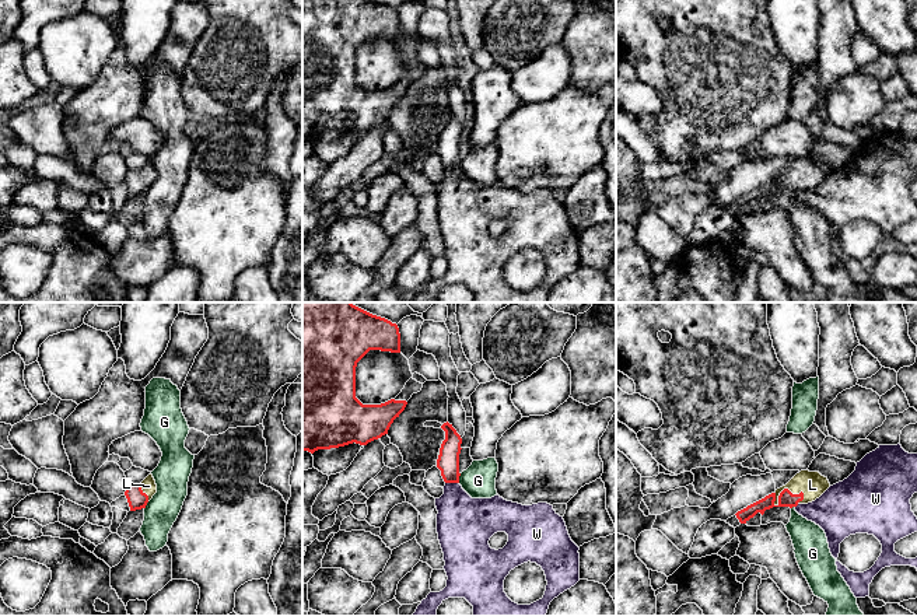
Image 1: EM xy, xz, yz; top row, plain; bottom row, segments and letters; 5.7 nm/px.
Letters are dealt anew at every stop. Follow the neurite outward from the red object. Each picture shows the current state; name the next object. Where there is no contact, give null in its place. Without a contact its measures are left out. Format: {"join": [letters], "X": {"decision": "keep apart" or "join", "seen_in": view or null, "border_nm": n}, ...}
{"join": ["L"], "G": {"decision": "keep apart", "seen_in": "xz", "border_nm": 60}, "L": {"decision": "join", "seen_in": "yz", "border_nm": 200}, "W": {"decision": "keep apart", "seen_in": "xz", "border_nm": 80}}

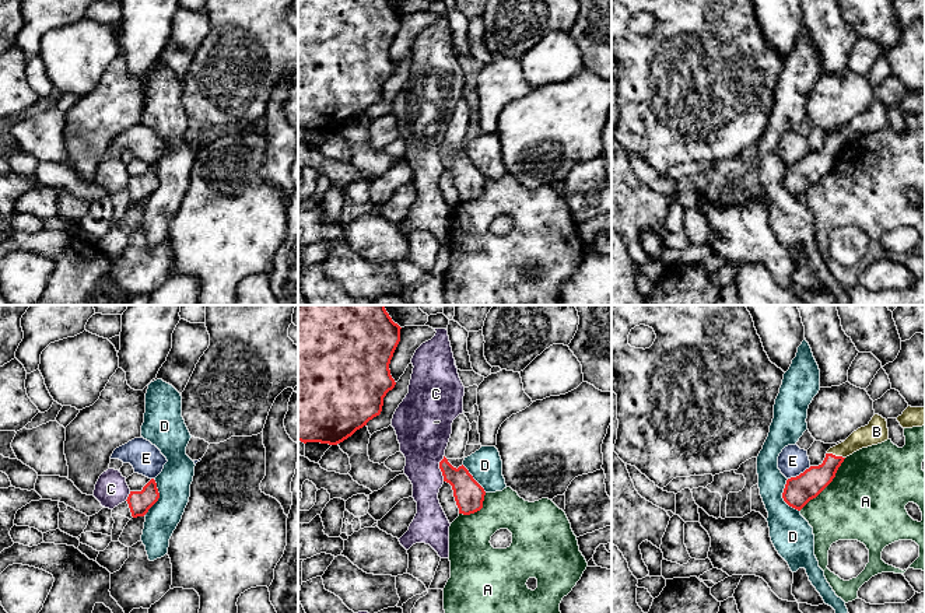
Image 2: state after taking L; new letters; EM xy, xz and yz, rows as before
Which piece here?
{"join": ["B"], "A": {"decision": "keep apart", "seen_in": "yz", "border_nm": 400}, "B": {"decision": "join", "seen_in": "yz", "border_nm": 110}, "C": {"decision": "keep apart", "seen_in": "xz", "border_nm": 140}, "D": {"decision": "keep apart", "seen_in": "yz", "border_nm": 200}, "E": {"decision": "keep apart", "seen_in": "yz", "border_nm": 150}}

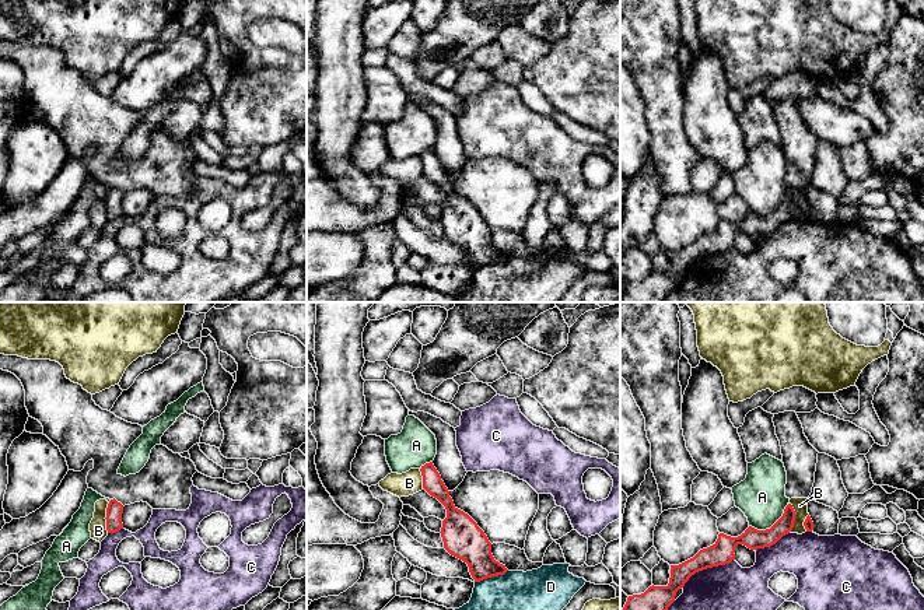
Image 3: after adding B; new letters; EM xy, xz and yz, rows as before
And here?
{"join": [], "A": {"decision": "keep apart", "seen_in": "yz", "border_nm": 260}, "B": {"decision": "keep apart", "seen_in": "yz", "border_nm": 180}, "C": {"decision": "keep apart", "seen_in": "yz", "border_nm": 340}, "D": {"decision": "keep apart", "seen_in": "xz", "border_nm": 200}}

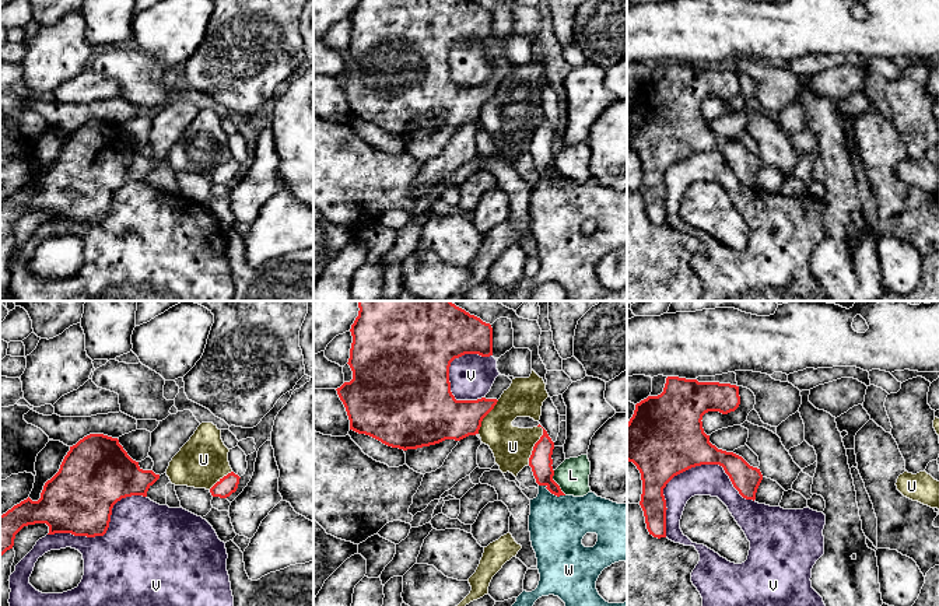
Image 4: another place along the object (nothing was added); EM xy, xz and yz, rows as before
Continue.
{"join": [], "L": {"decision": "keep apart", "seen_in": "xz", "border_nm": 160}, "U": {"decision": "keep apart", "seen_in": "xz", "border_nm": 240}, "V": {"decision": "keep apart", "seen_in": "yz", "border_nm": 550}, "W": {"decision": "keep apart", "seen_in": "xz", "border_nm": 170}}

